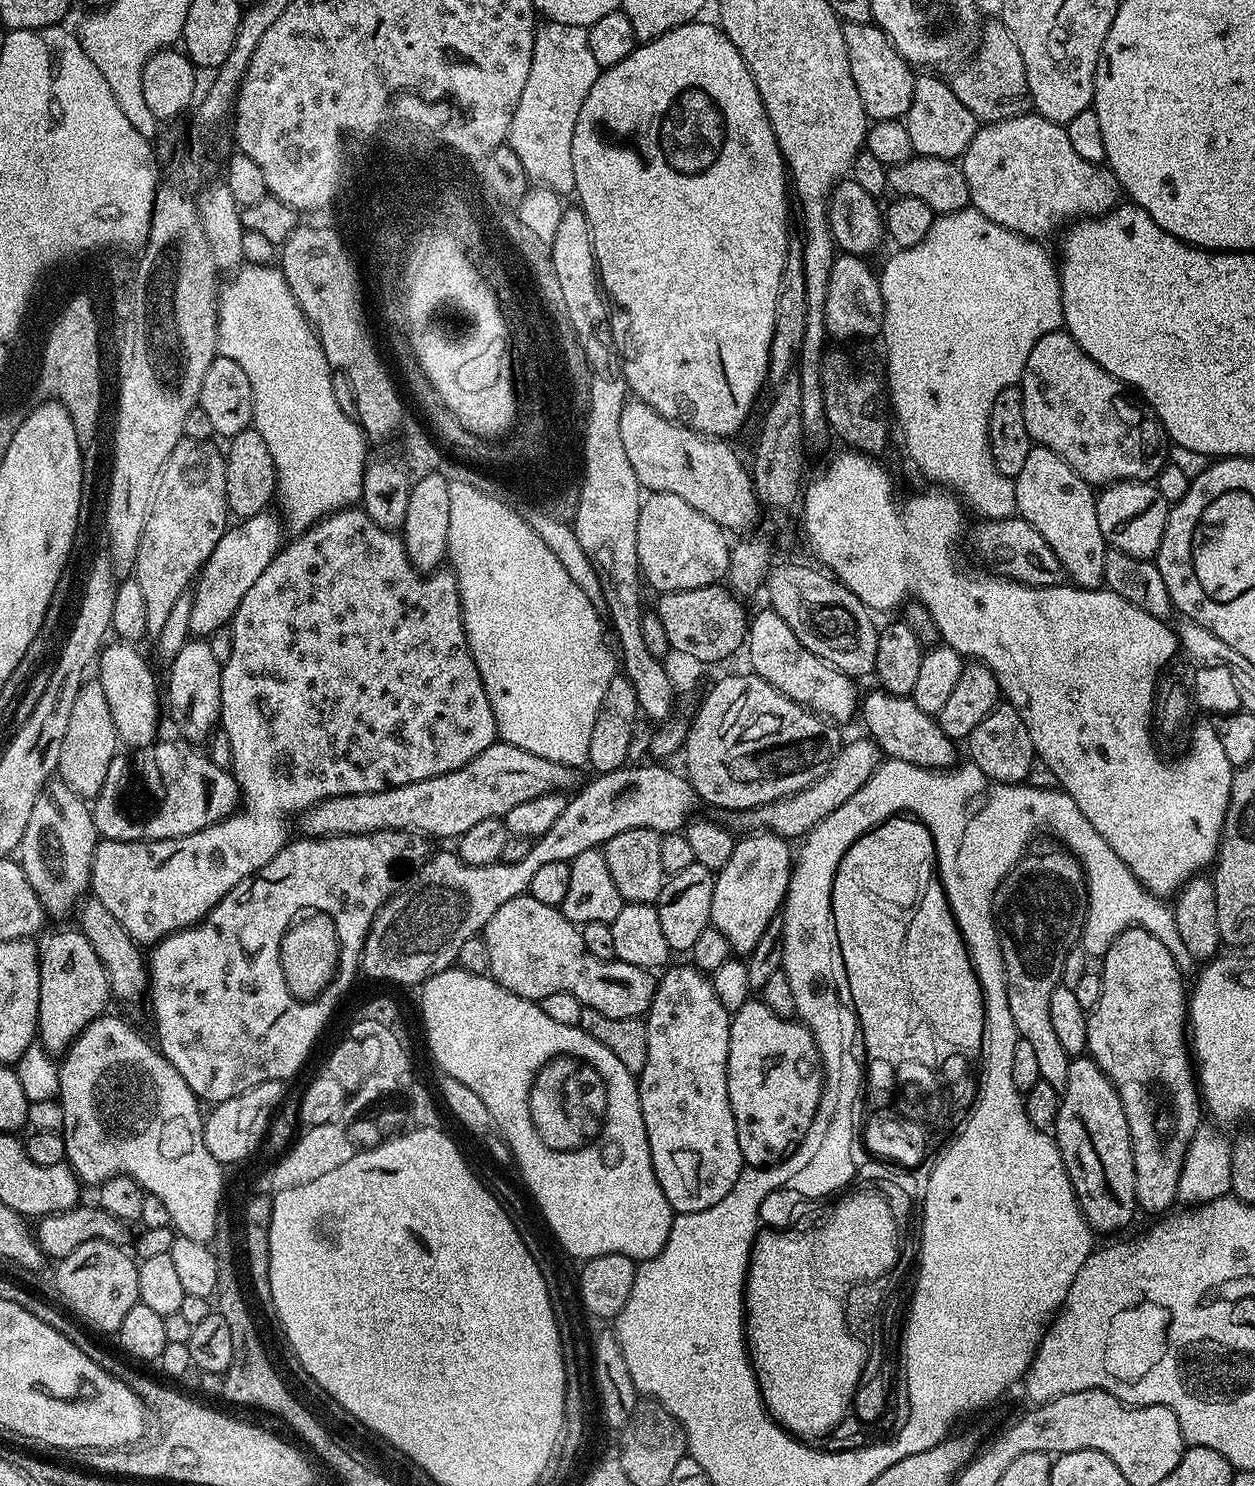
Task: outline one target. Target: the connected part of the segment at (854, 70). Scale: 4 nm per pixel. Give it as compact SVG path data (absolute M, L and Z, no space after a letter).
M875 23L870 24L844 24L844 37L846 38L846 54L850 62L850 74L854 74L854 86L858 90L858 98L862 98L864 115L869 121L899 120L907 117L910 102L914 98L914 72L910 65L894 50L894 46L886 38L886 34Z

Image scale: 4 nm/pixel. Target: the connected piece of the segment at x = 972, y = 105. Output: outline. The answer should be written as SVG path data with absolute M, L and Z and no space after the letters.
M993 20L983 27L980 46L975 56L964 67L957 69L949 84L958 100L981 123L1009 120L1027 113L1030 108L1025 63L1018 53L1017 43L1004 24Z

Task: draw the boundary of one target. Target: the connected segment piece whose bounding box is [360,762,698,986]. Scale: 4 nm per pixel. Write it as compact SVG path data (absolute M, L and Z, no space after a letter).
M644 762L639 766L625 766L613 772L593 775L593 780L576 797L568 800L566 810L562 810L562 815L554 822L554 826L550 826L546 834L533 839L530 854L526 854L526 858L522 858L520 862L474 866L464 863L452 850L440 852L437 856L436 853L429 855L428 859L401 883L392 899L381 906L376 917L372 919L360 955L363 975L373 976L376 980L389 980L392 984L423 985L424 981L434 974L453 967L458 950L462 950L462 942L483 930L486 922L494 918L494 910L498 910L498 906L510 902L510 898L525 895L530 886L530 878L534 878L535 872L542 866L563 860L571 862L578 854L582 854L582 850L600 848L607 840L614 838L614 834L622 834L622 830L649 828L661 834L681 831L689 817L695 813L692 811L696 804L698 805L698 797L687 775L664 767L668 766L660 762Z

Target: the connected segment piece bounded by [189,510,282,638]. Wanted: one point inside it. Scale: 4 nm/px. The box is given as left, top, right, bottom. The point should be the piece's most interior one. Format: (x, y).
(248, 546)

